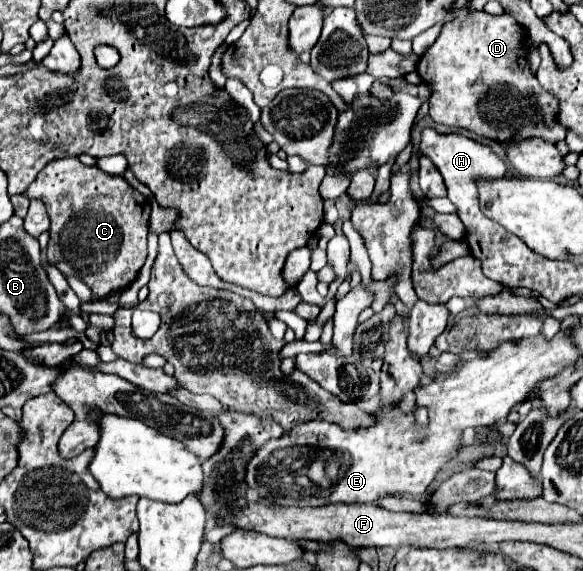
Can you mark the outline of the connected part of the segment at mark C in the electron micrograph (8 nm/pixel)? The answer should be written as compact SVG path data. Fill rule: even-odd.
M60 158L46 164L24 194L28 200L42 200L50 216L48 264L84 280L94 300L120 292L136 280L146 262L150 204L124 178L84 166L78 158Z

